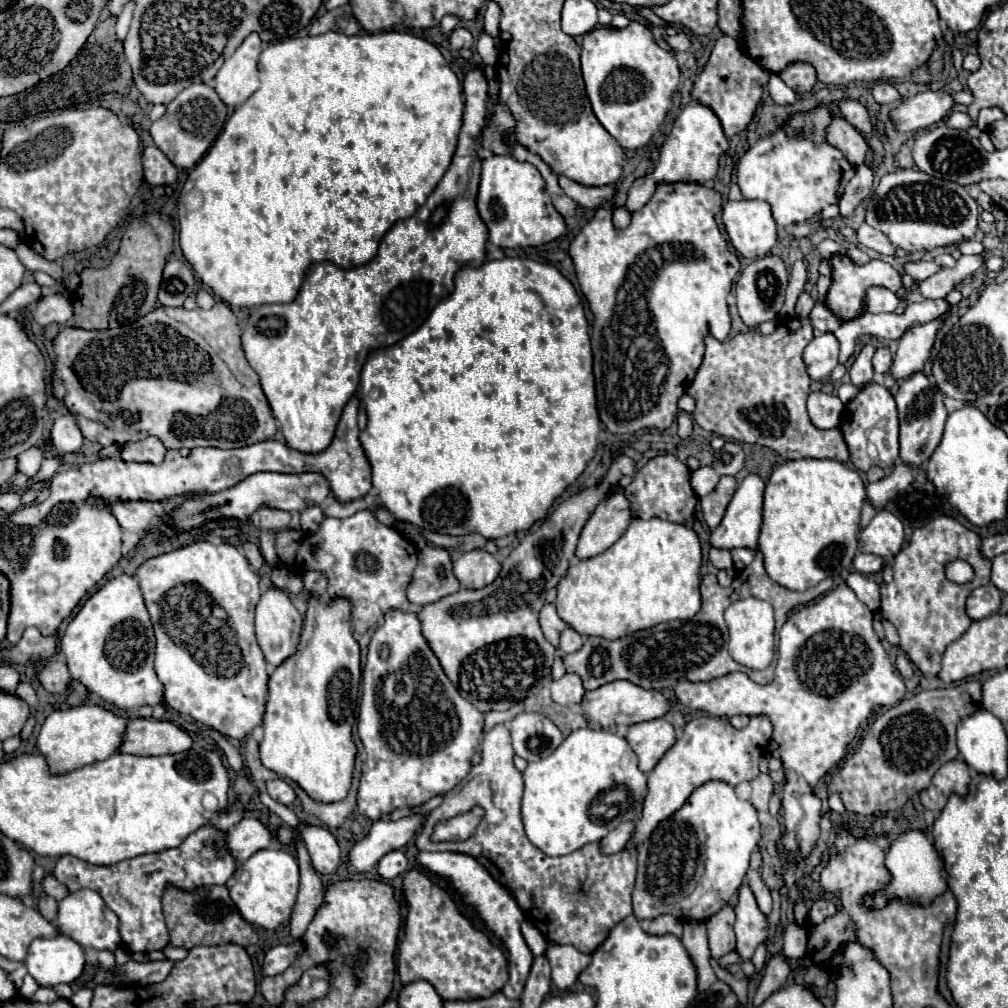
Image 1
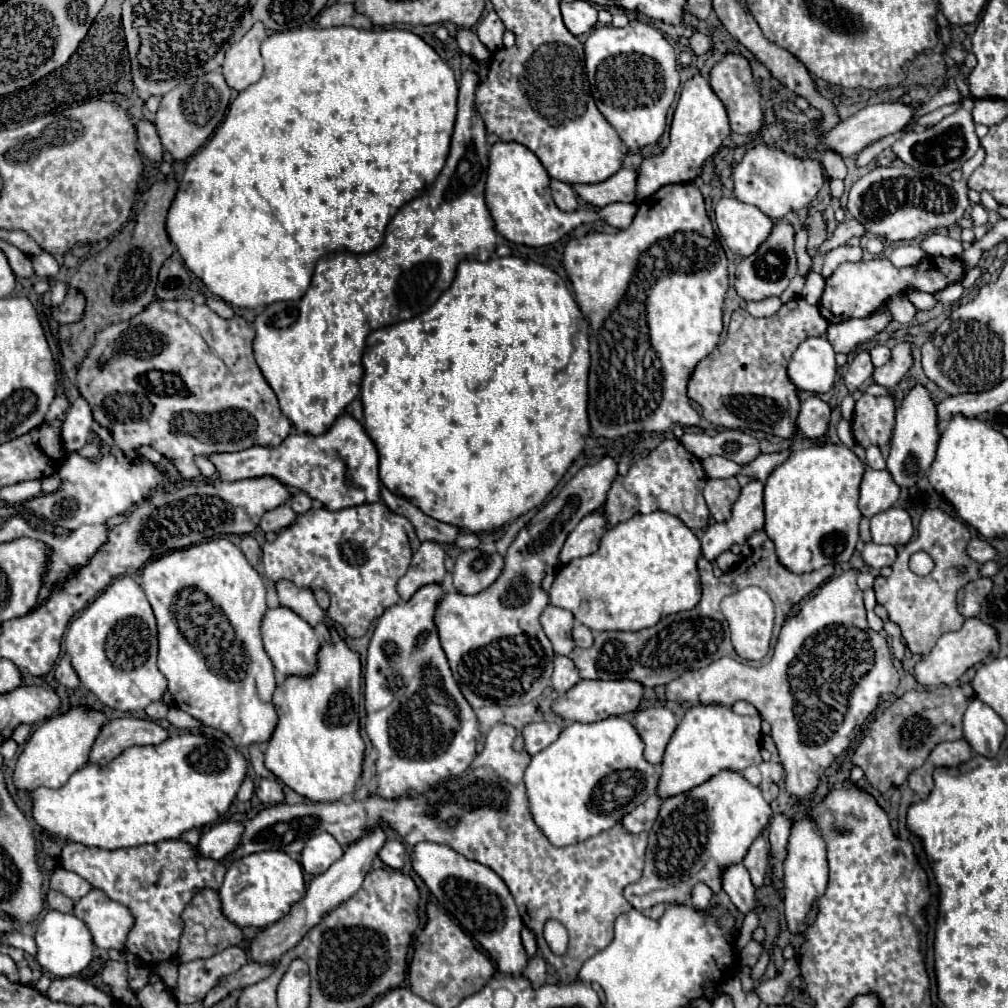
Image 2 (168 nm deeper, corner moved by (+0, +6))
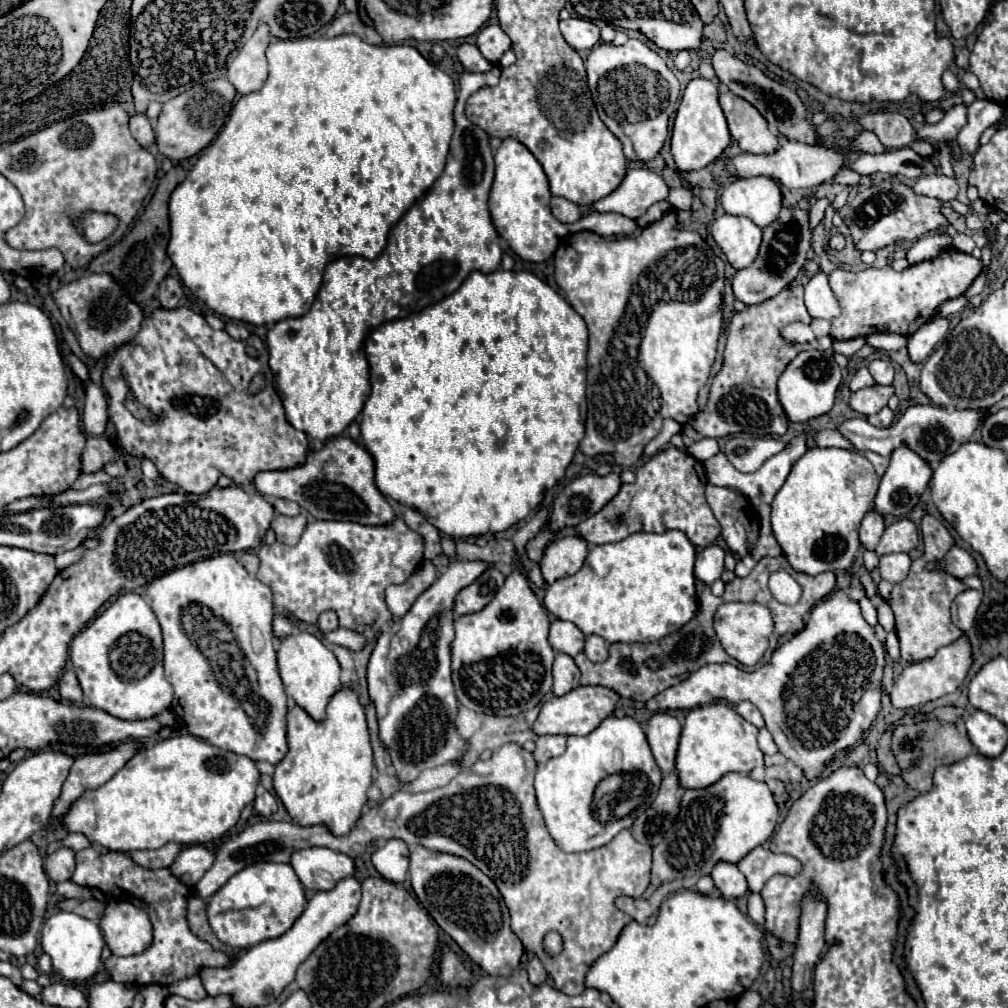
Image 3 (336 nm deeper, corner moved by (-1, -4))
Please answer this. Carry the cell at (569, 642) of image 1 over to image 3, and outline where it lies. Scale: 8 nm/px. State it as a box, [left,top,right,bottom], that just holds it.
[584,635,608,661]

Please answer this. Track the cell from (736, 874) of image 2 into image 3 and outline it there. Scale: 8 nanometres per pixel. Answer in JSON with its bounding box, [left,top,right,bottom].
[712,861,748,899]

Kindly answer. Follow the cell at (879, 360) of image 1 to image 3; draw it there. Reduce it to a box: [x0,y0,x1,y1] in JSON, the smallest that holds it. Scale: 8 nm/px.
[868,359,894,385]

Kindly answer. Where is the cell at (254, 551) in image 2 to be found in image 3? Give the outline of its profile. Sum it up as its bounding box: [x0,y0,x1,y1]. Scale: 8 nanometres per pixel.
[240,553,258,577]

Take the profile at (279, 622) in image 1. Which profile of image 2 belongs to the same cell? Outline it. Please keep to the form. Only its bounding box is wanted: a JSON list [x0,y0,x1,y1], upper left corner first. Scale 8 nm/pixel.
[261,607,321,677]

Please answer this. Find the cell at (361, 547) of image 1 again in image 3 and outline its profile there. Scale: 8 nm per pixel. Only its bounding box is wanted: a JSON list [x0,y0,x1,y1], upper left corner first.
[258,519,422,643]

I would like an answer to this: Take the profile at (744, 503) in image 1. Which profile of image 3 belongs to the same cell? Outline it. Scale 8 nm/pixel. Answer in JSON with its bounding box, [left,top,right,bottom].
[694,545,724,585]

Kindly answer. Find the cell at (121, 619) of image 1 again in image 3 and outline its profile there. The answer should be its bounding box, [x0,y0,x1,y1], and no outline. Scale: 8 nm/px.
[70,593,172,721]

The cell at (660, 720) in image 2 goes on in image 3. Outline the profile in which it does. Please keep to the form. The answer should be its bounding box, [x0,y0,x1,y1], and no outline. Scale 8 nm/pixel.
[646,713,680,773]

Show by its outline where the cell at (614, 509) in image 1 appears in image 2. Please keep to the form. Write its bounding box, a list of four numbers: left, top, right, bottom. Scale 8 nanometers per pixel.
[559,513,605,565]

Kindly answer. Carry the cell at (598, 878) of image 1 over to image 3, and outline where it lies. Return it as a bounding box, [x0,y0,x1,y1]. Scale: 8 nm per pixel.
[194,743,652,995]

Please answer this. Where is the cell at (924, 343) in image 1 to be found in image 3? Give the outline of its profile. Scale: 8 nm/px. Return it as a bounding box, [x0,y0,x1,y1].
[850,385,894,417]

